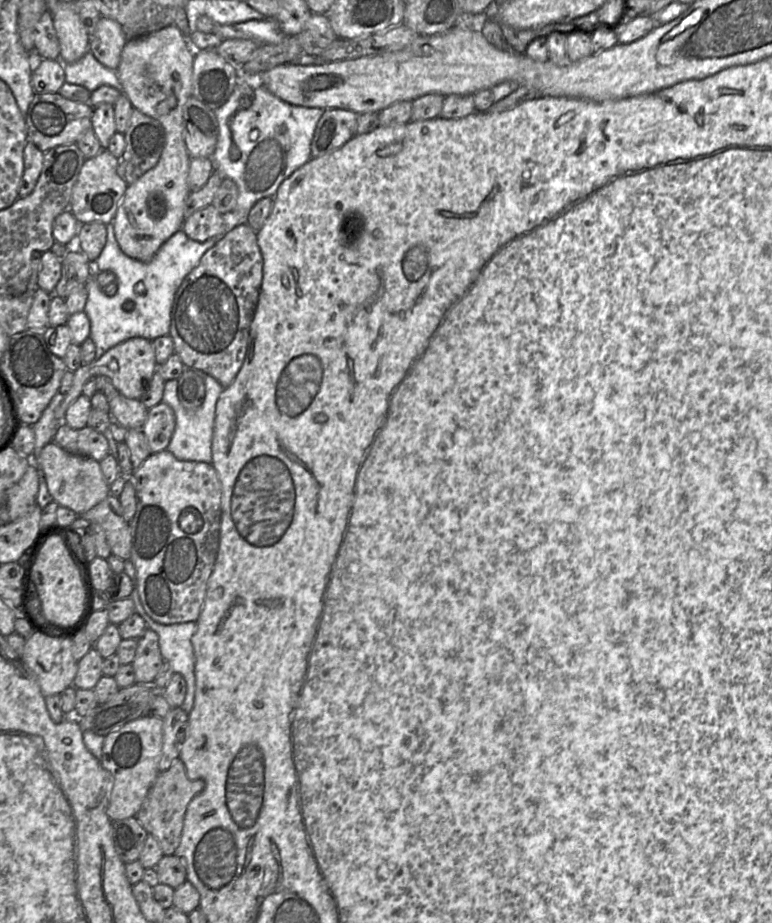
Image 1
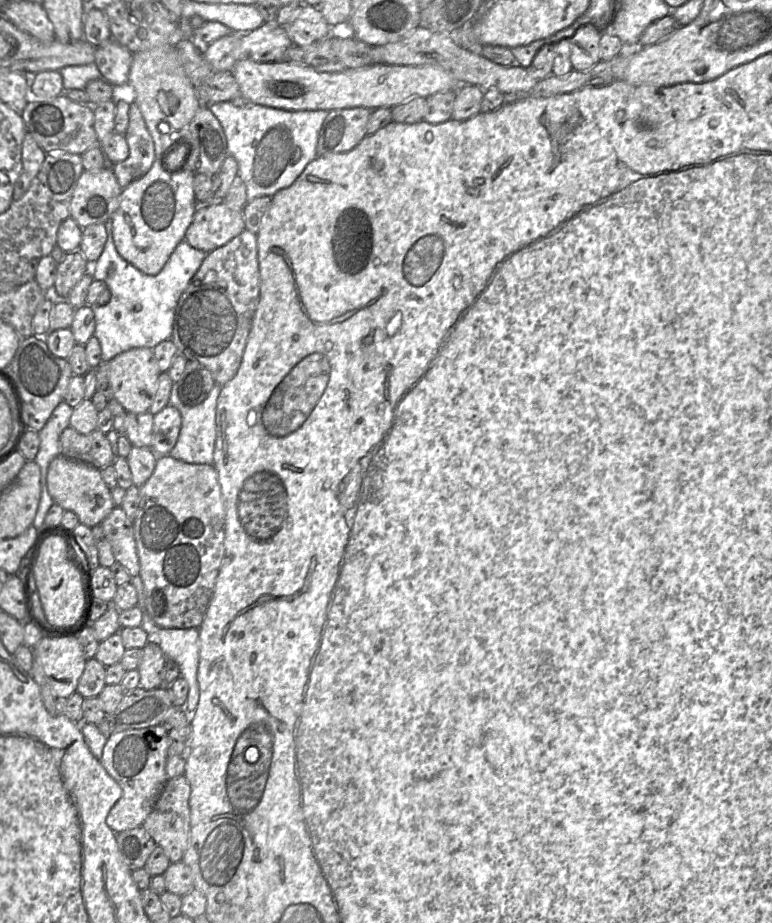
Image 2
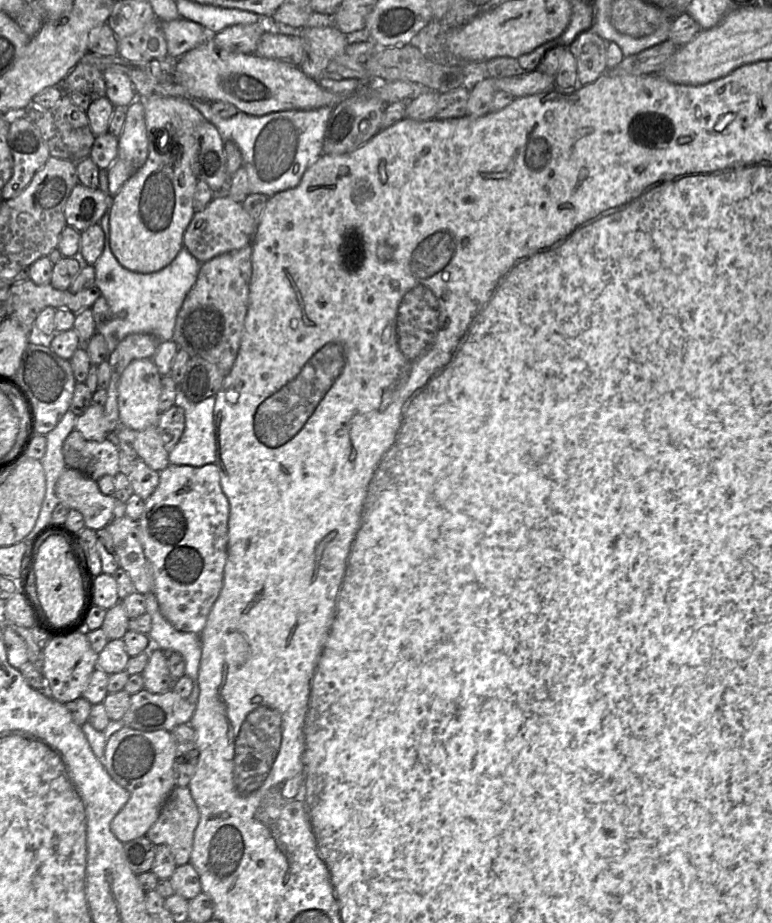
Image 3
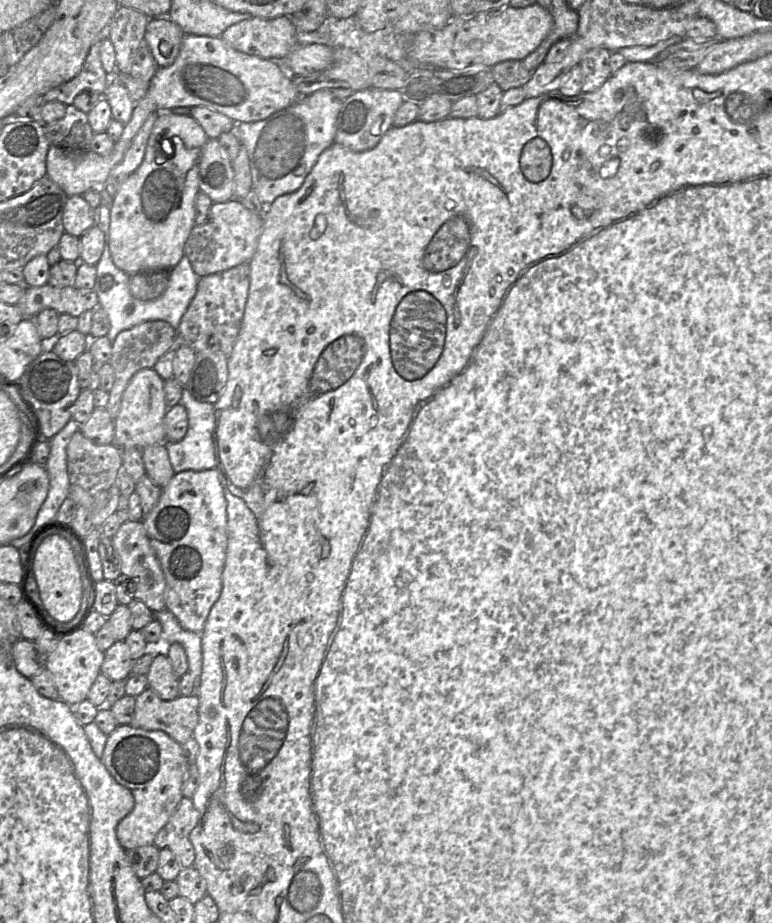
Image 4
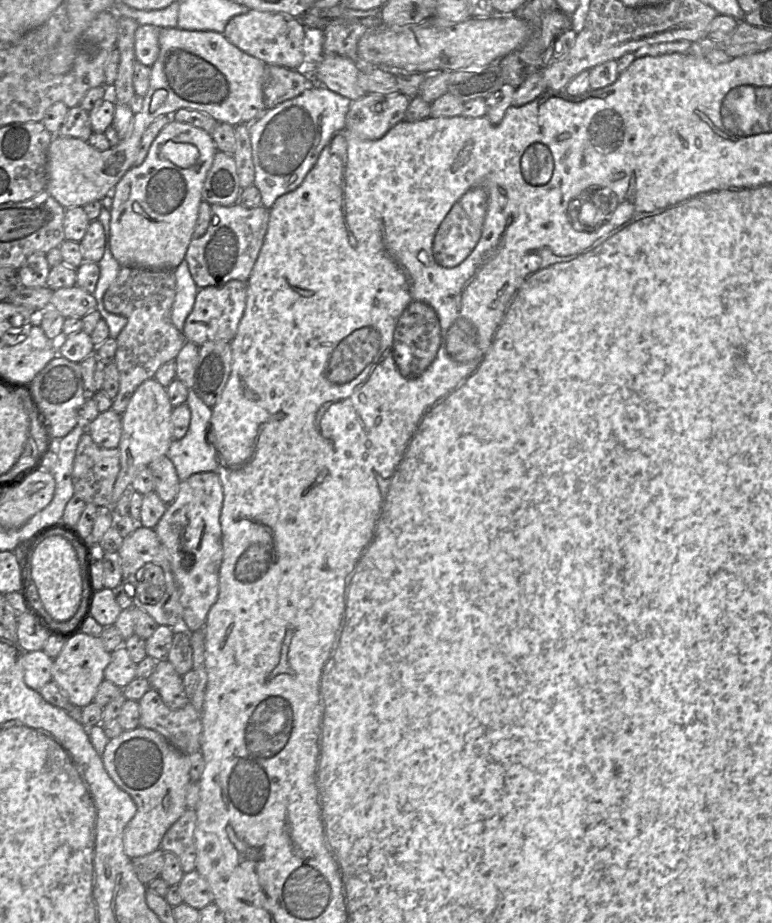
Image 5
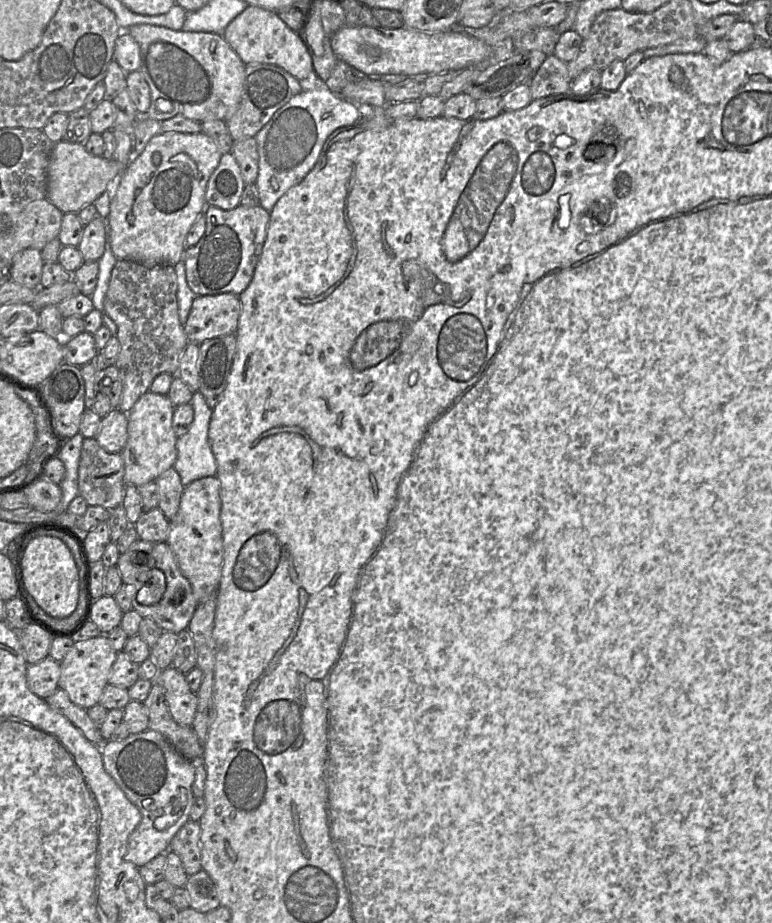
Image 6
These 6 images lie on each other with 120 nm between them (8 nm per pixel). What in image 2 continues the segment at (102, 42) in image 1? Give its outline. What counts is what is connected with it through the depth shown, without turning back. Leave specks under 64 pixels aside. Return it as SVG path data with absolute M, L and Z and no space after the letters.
M113 39L96 48L95 63L107 83L113 87L129 85L132 61L133 53Z

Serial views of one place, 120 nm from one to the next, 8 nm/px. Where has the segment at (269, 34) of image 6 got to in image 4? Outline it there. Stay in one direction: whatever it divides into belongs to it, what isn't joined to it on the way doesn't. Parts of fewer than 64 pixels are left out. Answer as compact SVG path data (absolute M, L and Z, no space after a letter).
M289 16L250 19L231 25L222 39L238 51L283 61L297 45L298 30Z

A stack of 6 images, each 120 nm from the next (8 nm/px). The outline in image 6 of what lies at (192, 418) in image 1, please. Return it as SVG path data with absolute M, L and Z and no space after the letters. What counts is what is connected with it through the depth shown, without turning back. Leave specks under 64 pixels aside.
M199 391L193 393L191 404L194 419L190 429L177 437L177 459L173 466L185 487L197 479L217 474L217 462L208 438L213 409Z

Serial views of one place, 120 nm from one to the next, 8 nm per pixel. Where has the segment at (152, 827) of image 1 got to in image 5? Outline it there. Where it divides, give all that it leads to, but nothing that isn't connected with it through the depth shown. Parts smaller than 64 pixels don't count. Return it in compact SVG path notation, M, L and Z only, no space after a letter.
M187 808L164 834L159 847L160 850L177 856L184 873L196 870L196 821L196 809Z

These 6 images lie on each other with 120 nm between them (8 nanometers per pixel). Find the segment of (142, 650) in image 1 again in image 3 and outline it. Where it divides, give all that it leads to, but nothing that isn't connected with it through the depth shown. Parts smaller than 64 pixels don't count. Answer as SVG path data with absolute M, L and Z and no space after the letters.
M153 645L150 651L143 653L148 653L149 655L148 663L141 673L144 681L144 689L150 693L165 693L167 691L173 690L173 684L176 679L173 679L169 673L168 653L161 650L156 645Z

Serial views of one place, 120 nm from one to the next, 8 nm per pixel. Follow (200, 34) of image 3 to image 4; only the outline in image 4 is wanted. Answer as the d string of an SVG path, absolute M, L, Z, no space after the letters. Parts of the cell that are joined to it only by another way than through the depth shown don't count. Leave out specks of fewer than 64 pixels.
M158 15L150 18L144 35L144 42L160 68L174 63L184 35L180 26L168 16Z

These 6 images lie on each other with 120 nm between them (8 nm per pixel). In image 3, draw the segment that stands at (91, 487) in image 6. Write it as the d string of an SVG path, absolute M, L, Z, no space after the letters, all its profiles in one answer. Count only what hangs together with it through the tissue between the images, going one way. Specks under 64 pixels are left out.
M74 429L64 440L63 456L66 467L78 470L95 481L105 475L120 473L120 449L107 438L88 441Z

